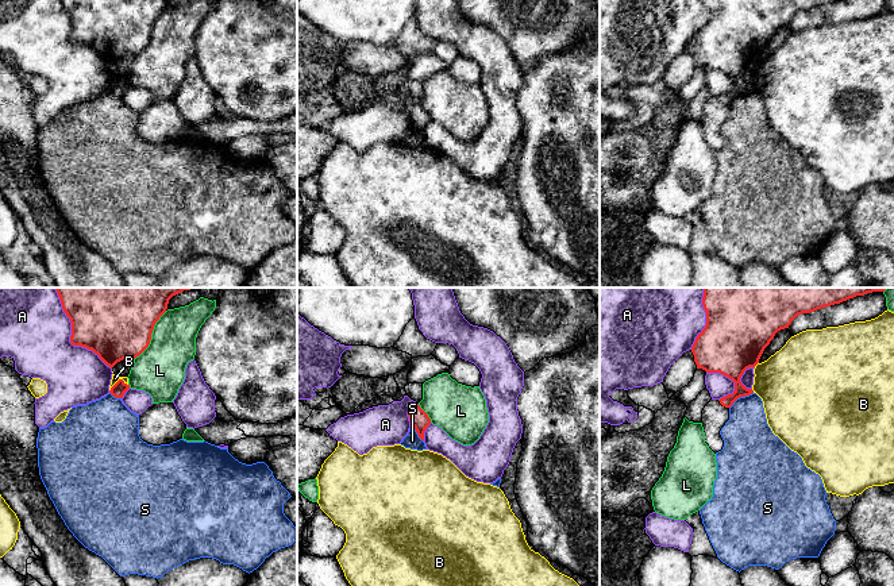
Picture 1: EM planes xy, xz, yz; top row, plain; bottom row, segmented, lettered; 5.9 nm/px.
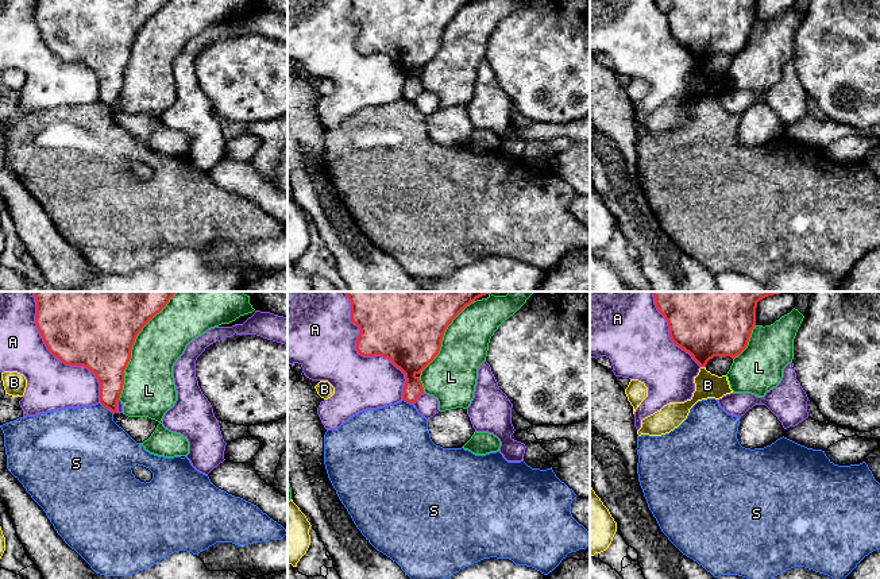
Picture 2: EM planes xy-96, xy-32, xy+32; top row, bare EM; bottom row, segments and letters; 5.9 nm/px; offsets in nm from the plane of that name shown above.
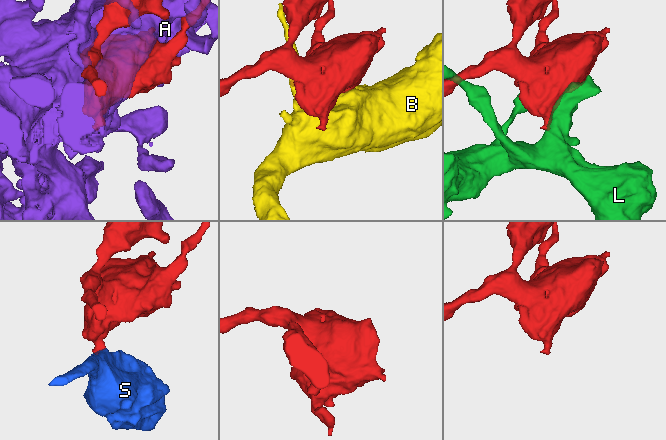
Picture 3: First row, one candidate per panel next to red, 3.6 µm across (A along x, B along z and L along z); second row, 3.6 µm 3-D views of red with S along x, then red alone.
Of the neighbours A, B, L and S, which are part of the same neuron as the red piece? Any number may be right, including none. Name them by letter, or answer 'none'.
none

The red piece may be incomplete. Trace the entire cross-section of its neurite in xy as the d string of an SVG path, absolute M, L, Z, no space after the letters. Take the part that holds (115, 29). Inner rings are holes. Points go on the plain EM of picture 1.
M61 0L72 20L70 41L92 47L111 66L120 58L139 54L150 42L155 20L169 0Z

